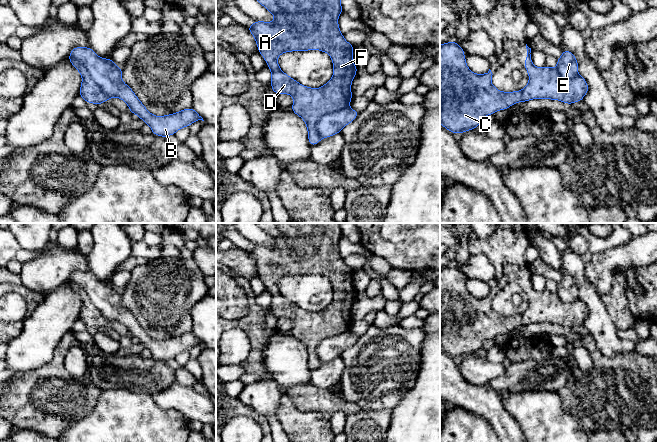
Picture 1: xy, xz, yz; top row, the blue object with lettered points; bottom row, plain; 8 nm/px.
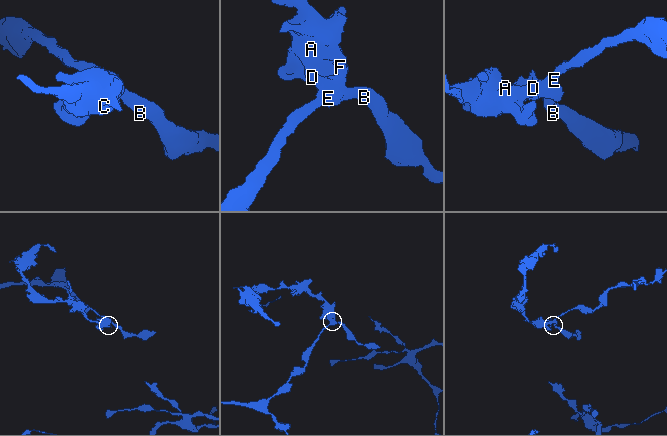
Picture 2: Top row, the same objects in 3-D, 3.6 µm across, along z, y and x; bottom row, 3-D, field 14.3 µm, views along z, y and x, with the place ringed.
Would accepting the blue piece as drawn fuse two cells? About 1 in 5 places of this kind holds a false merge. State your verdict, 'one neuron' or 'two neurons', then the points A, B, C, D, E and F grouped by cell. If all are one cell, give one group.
two neurons; A C D F / B E

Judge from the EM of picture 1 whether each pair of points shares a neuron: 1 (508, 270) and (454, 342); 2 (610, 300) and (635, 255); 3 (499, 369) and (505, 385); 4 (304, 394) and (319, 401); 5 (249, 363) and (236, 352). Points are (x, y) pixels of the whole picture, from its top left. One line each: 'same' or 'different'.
1: same
2: different
3: different
4: same
5: different

